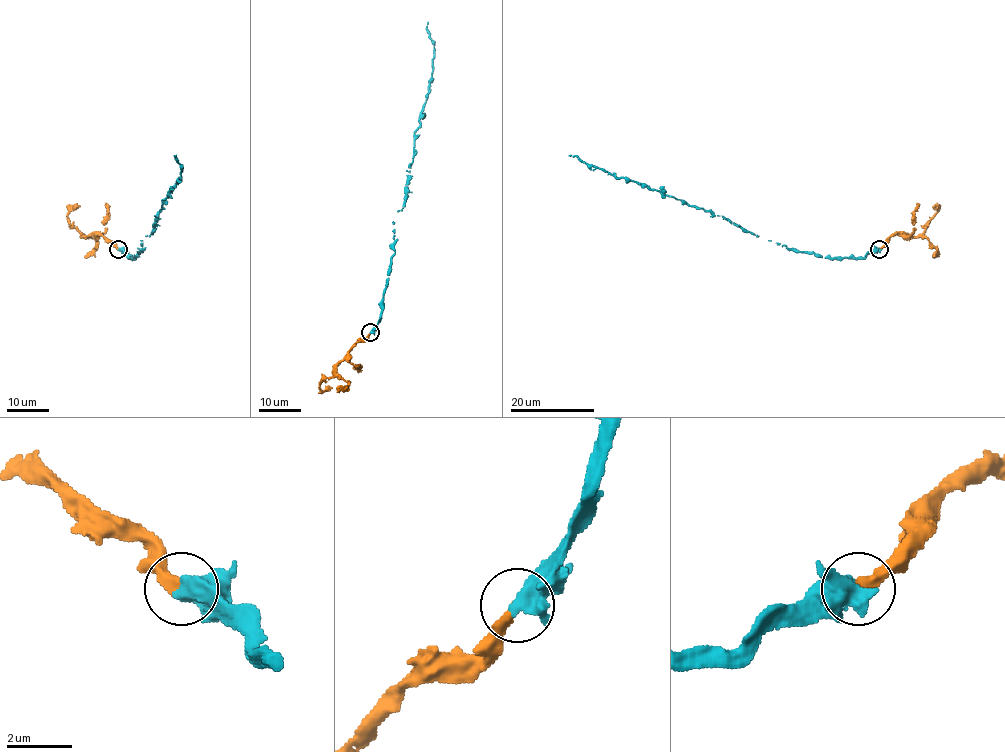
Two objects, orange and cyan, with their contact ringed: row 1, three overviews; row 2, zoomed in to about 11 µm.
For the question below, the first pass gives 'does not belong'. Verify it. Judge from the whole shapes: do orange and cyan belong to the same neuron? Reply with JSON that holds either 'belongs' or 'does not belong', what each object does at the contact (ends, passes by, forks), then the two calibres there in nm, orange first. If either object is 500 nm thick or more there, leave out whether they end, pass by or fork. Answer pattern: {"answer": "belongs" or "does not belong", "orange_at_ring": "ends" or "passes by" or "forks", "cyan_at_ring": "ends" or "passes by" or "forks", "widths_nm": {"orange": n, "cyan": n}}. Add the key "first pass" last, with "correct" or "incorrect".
{"answer": "belongs", "widths_nm": {"orange": 340, "cyan": 600}, "first pass": "incorrect"}

